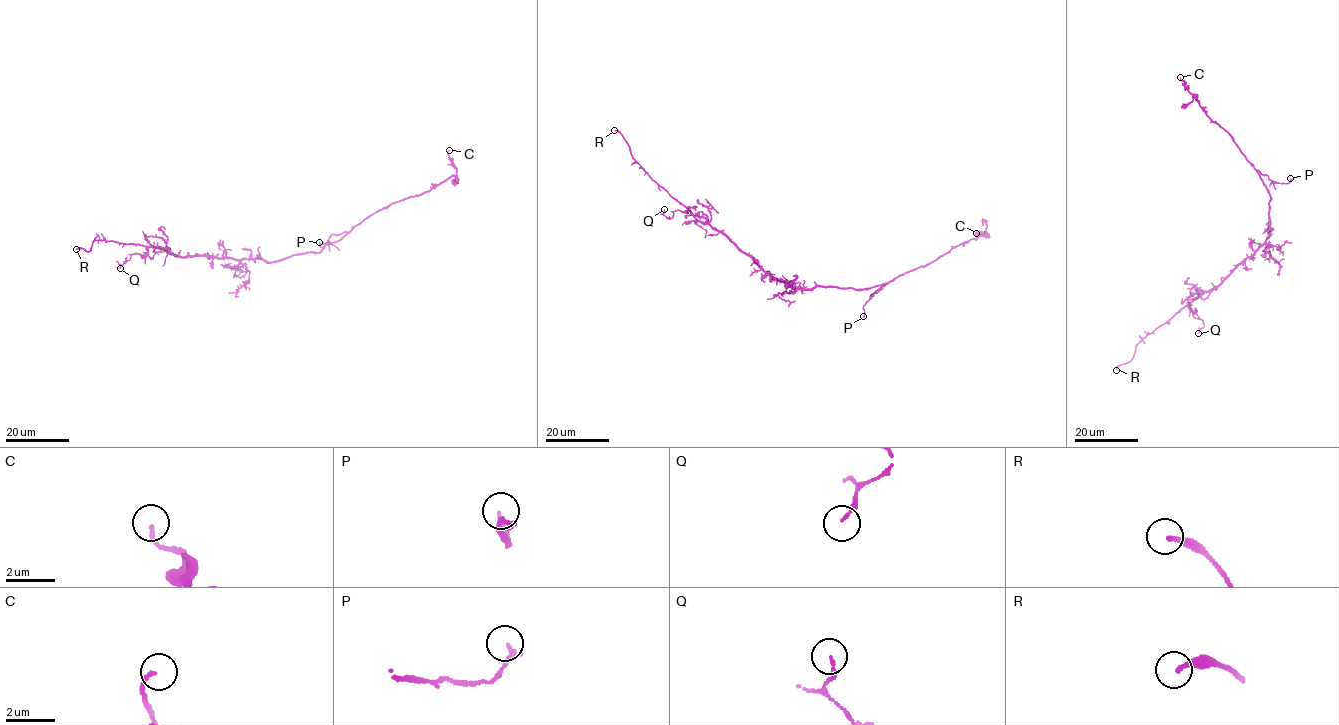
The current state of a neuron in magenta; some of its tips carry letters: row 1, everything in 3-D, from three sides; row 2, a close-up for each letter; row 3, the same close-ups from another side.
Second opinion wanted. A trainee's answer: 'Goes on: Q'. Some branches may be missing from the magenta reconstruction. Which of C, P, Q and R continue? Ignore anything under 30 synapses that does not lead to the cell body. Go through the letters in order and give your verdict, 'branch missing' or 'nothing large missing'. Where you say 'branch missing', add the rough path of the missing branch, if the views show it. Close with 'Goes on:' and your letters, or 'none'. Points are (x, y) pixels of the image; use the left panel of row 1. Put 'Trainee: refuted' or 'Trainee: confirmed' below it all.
C: nothing large missing
P: nothing large missing
Q: nothing large missing
R: branch missing; course (76, 249), (66, 266), (52, 271), (36, 288)
Goes on: R
Trainee: refuted

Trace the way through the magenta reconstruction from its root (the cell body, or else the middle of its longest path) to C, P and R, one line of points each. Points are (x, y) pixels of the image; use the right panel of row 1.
C: (1270, 230), (1271, 196), (1262, 179), (1233, 137), (1212, 121), (1180, 77)
P: (1270, 230), (1271, 196), (1257, 170), (1278, 183), (1288, 183), (1290, 178)
R: (1270, 230), (1263, 245), (1221, 285), (1193, 299), (1148, 334), (1128, 362), (1116, 370)

